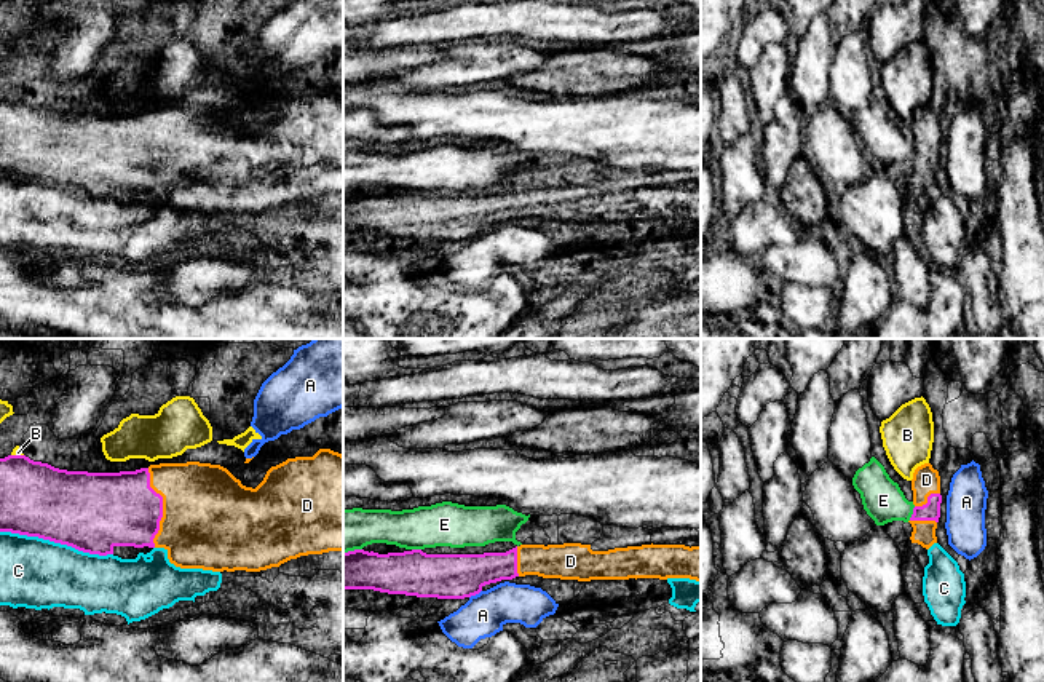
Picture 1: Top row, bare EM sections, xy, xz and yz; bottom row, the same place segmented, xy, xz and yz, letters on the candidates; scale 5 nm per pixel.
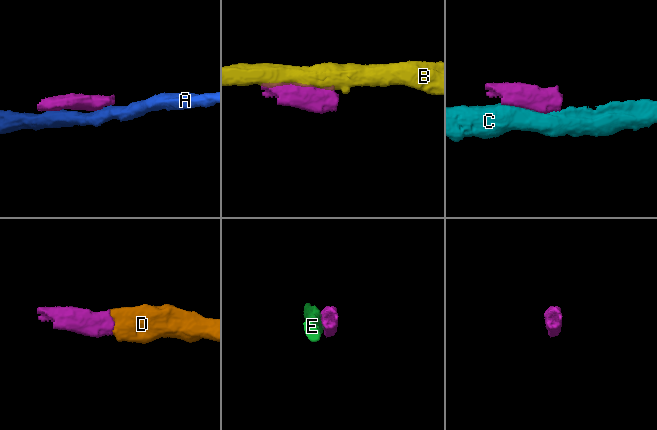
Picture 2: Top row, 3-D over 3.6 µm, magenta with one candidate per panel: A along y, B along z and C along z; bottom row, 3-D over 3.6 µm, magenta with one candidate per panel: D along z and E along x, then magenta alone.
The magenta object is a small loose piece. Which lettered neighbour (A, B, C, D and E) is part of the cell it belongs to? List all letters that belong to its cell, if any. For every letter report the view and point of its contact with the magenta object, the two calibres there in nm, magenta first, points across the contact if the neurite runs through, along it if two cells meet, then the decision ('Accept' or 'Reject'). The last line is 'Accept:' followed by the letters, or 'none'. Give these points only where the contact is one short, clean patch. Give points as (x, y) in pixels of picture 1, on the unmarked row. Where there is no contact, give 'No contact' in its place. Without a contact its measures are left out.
A: Touches magenta at xz (474, 237). Thickness 220 nm (magenta) against 220 nm. Reject
B: Touches magenta at xy (18, 98). Thickness 360 nm (magenta) against 40 nm. Reject
C: Touches magenta at xy (56, 184). Thickness 400 nm (magenta) against 360 nm. Reject
D: Touches magenta at xy (162, 150). Thickness 360 nm (magenta) against 480 nm. Path across: xy (120, 150), (162, 150), (209, 163). Accept
E: Touches magenta at yz (913, 155). Thickness 100 nm (magenta) against 200 nm. Reject
Accept: D

